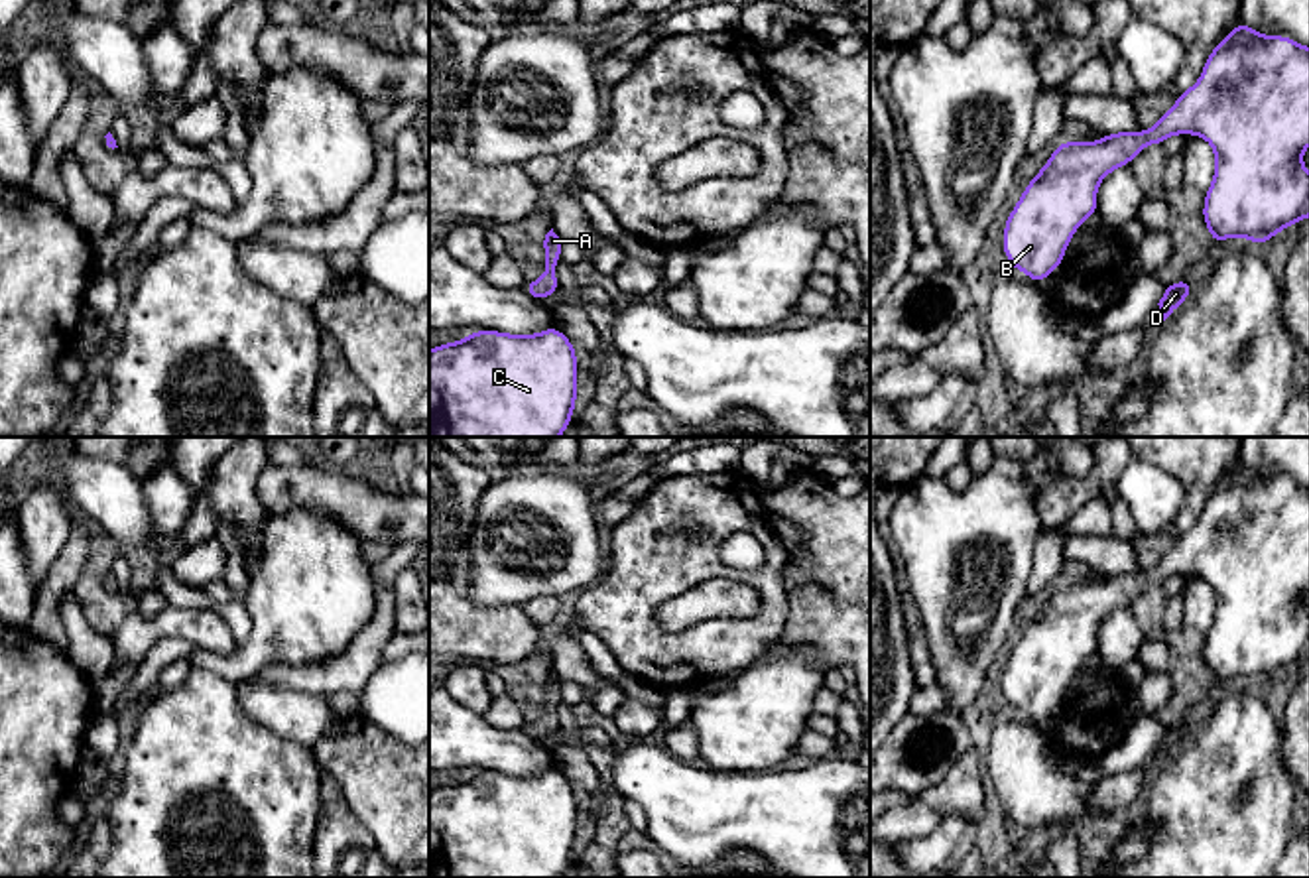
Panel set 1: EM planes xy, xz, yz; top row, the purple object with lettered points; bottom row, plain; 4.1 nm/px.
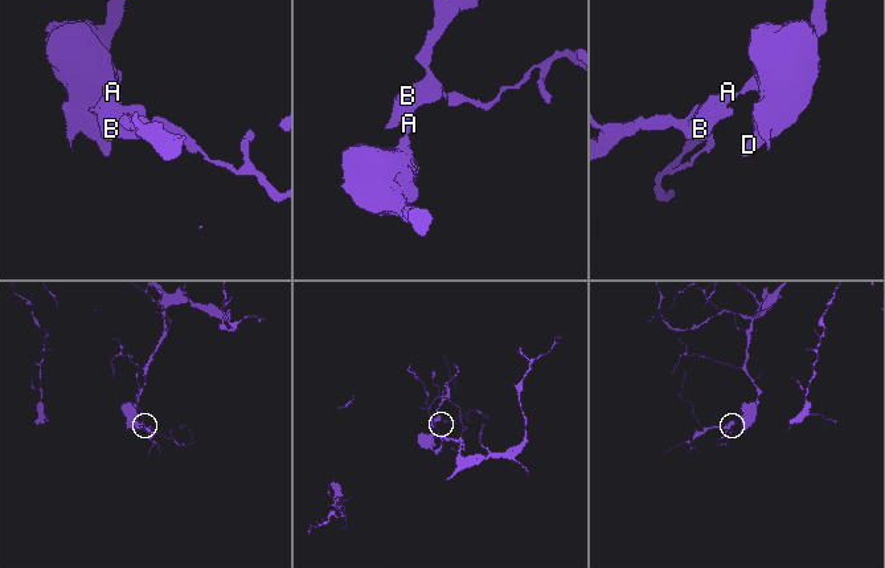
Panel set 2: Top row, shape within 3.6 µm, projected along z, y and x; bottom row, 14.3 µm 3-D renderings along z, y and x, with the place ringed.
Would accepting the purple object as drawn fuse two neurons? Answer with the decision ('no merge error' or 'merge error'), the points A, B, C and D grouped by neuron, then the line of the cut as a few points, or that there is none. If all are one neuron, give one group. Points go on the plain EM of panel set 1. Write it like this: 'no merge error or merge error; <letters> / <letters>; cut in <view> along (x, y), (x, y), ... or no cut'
no merge error; A B C D; no cut

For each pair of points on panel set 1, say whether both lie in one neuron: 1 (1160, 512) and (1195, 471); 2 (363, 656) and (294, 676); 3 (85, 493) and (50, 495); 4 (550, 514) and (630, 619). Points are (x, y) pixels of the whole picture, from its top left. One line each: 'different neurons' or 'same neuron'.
1: different neurons
2: same neuron
3: different neurons
4: different neurons

